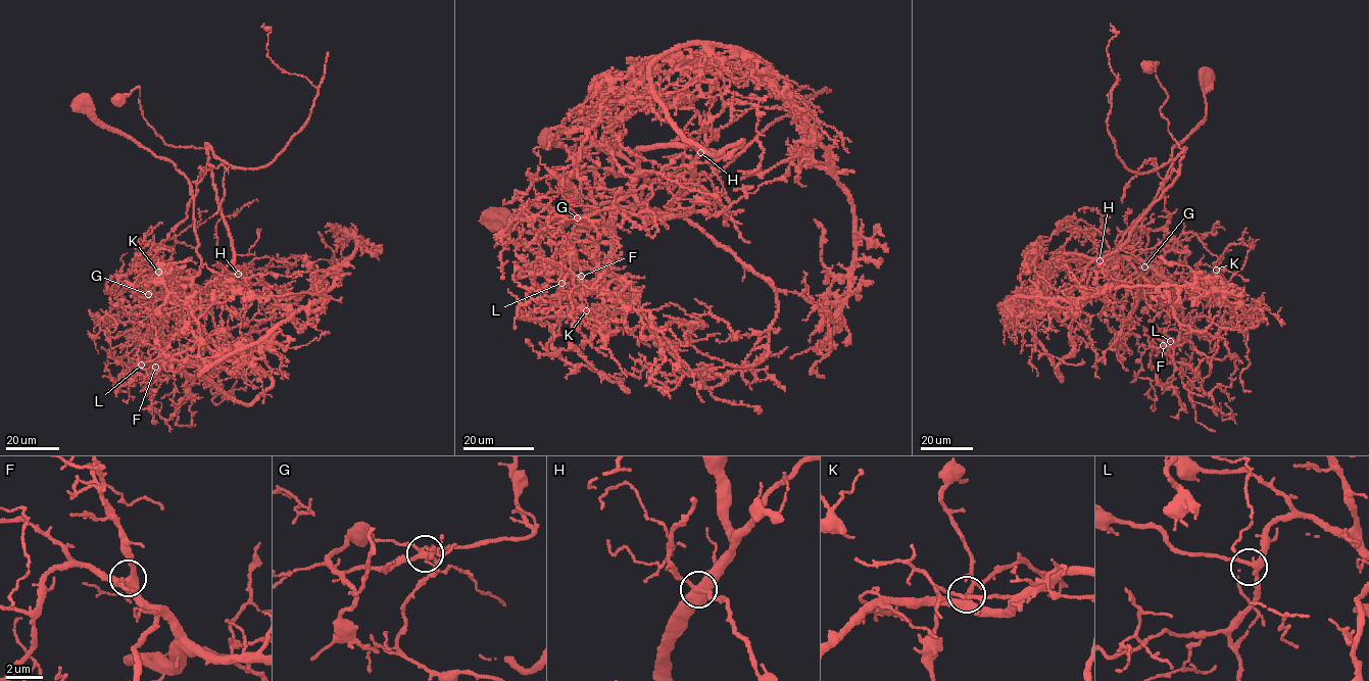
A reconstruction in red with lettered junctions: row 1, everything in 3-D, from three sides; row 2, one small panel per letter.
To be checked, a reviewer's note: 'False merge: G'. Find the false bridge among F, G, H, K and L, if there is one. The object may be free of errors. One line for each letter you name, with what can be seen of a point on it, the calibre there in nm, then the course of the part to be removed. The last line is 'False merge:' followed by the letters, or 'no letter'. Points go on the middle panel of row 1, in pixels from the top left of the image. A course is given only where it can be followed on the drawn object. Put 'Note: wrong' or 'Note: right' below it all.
G: place (577, 217); calibre 220 nm; course (577, 217), (665, 219), (690, 182), (616, 176), (621, 133), (667, 169), (714, 160)
False merge: G
Note: right

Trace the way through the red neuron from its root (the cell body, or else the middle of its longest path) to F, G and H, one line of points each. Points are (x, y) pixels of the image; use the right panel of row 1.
F: (1205, 74), (1205, 117), (1174, 147), (1154, 202), (1118, 248), (1173, 287), (1182, 330), (1172, 346), (1163, 345)
G: (1205, 74), (1205, 117), (1174, 147), (1154, 202), (1118, 248), (1118, 255), (1162, 275), (1160, 264), (1144, 266)
H: (1205, 74), (1205, 117), (1174, 147), (1118, 253), (1099, 255), (1115, 253), (1115, 264), (1116, 252), (1099, 260)

